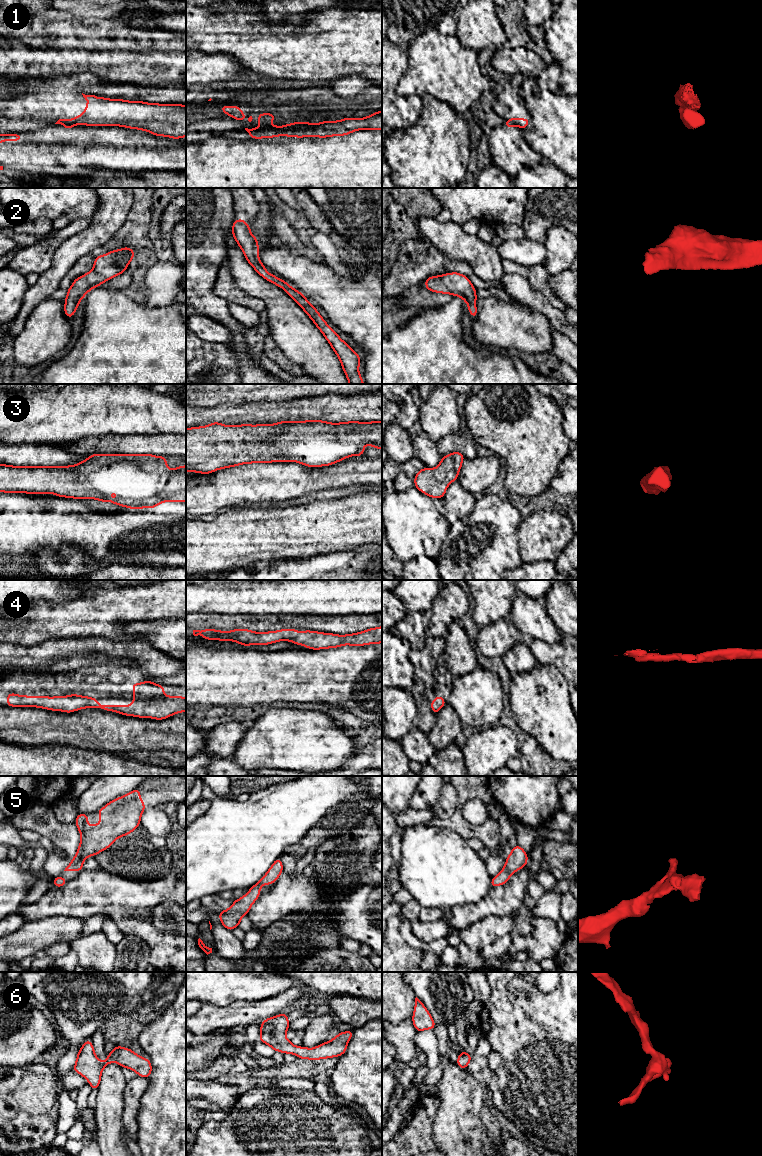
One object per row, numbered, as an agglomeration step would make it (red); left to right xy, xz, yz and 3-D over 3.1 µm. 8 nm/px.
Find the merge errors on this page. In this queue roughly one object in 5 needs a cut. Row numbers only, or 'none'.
1

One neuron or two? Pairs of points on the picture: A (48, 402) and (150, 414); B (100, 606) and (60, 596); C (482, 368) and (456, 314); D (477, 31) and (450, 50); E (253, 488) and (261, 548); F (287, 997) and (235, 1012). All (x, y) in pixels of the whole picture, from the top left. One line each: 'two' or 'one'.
A: one
B: two
C: one
D: two
E: two
F: one

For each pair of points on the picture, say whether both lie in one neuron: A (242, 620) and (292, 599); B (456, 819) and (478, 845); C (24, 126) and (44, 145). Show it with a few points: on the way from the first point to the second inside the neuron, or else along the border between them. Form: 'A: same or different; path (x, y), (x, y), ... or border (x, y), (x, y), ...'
A: different; border (230, 615), (278, 615)
B: different; border (466, 839), (478, 837), (485, 846)
C: different; border (49, 123), (33, 131)

